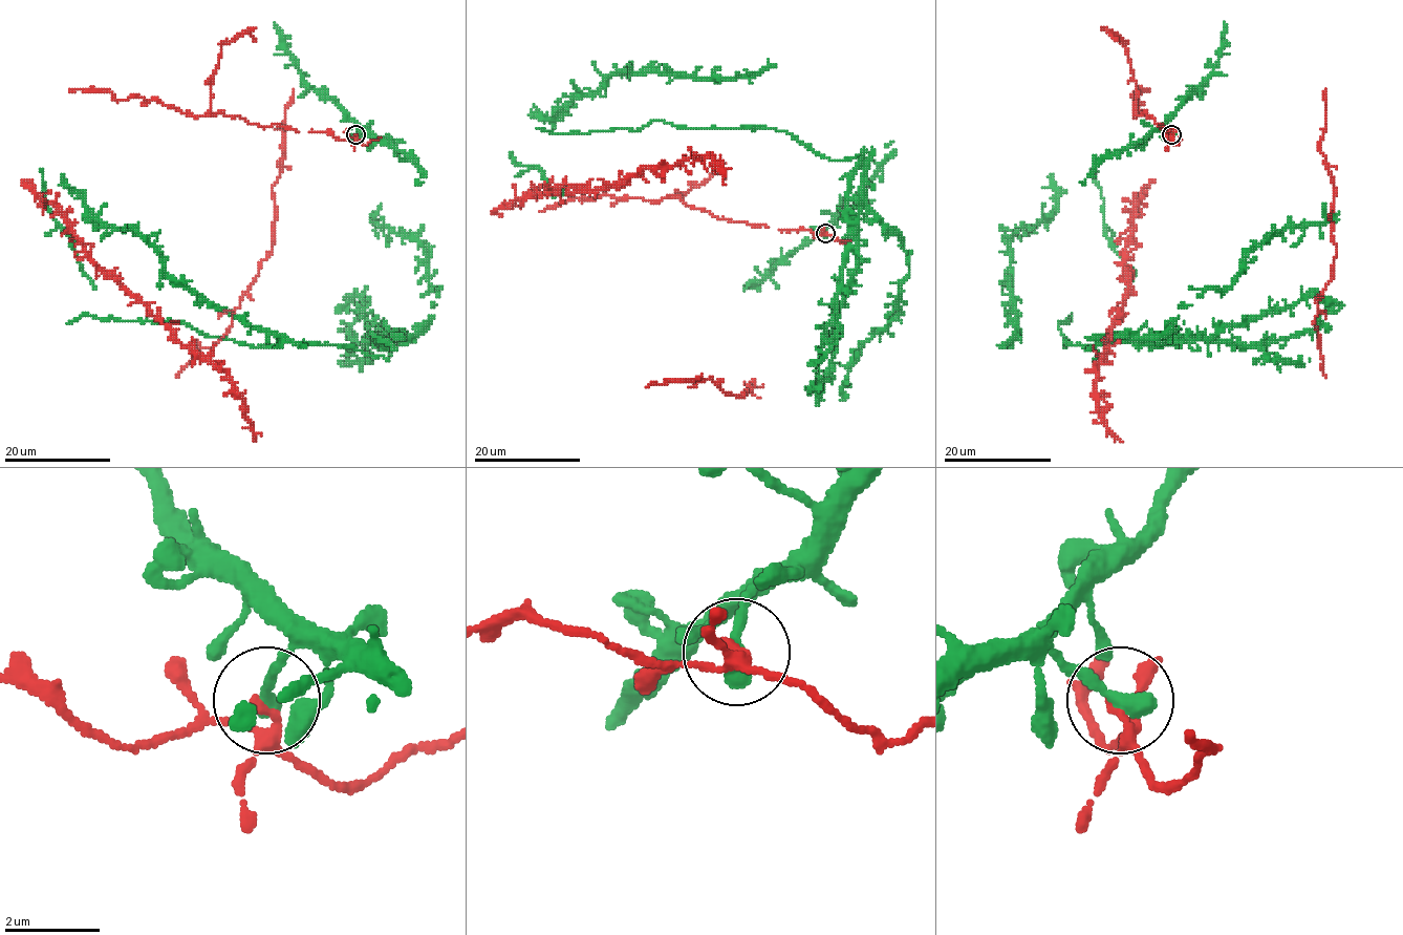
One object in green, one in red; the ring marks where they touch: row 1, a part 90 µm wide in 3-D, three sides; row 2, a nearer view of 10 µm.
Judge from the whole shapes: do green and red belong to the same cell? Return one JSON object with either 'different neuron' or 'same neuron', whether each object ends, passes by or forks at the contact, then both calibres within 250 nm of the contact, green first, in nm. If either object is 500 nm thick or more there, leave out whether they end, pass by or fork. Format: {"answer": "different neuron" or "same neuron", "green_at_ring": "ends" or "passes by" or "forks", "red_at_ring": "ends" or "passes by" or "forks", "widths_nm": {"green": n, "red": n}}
{"answer": "different neuron", "green_at_ring": "ends", "red_at_ring": "forks", "widths_nm": {"green": 440, "red": 130}}

